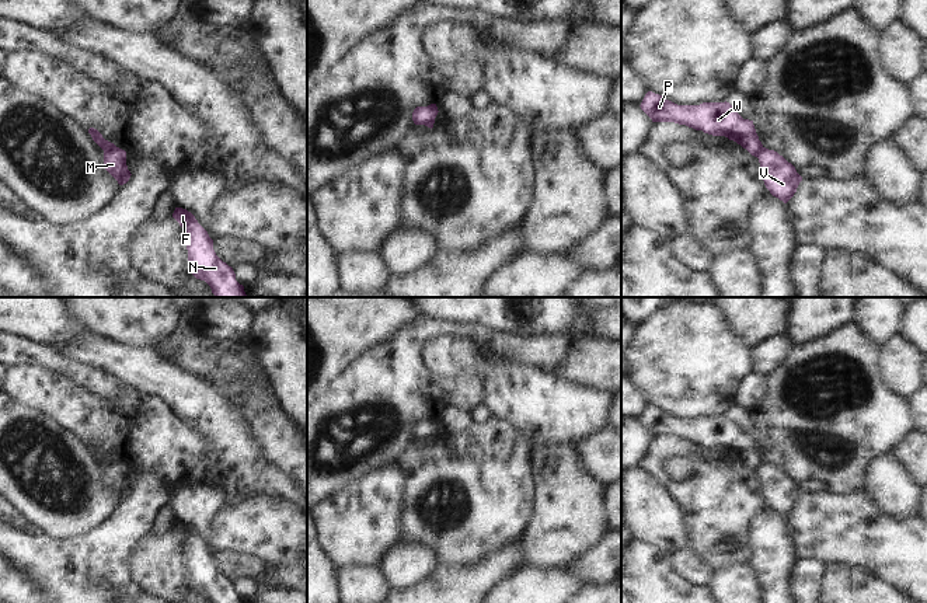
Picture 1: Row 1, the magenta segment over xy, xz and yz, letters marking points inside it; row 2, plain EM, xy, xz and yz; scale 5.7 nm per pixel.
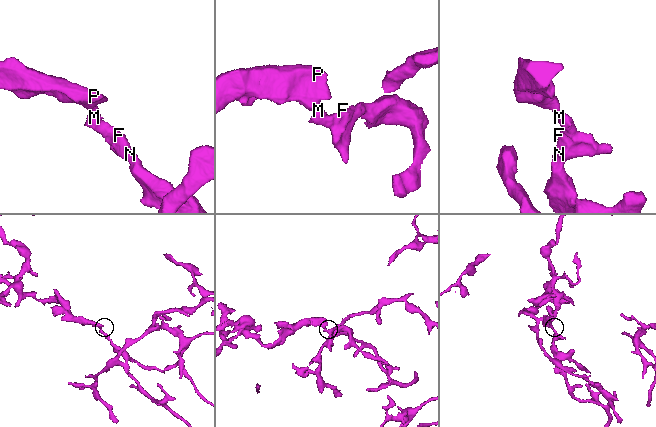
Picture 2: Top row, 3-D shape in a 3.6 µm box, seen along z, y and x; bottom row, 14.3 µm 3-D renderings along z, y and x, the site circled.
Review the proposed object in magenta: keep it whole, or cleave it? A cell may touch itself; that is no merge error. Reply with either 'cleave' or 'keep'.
cleave

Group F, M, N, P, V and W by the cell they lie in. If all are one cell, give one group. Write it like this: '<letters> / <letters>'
F M N V / P W

